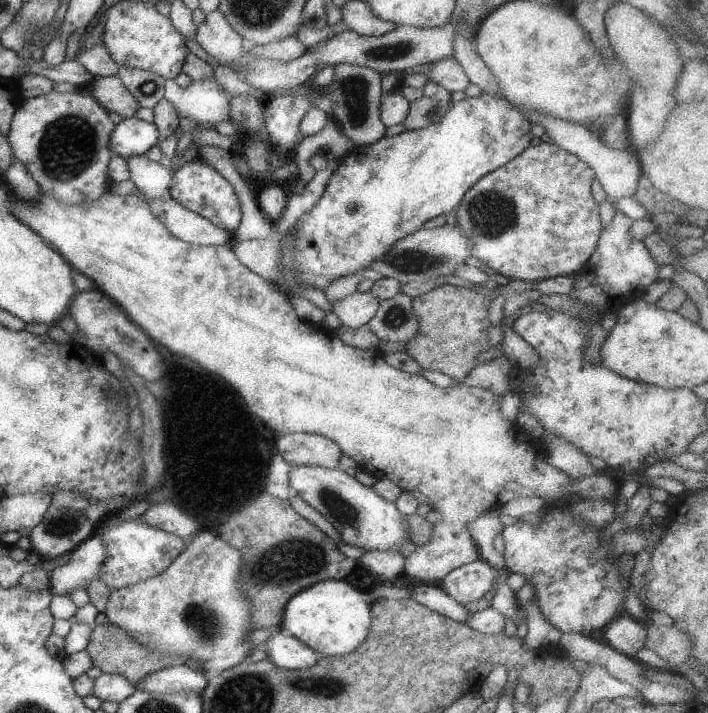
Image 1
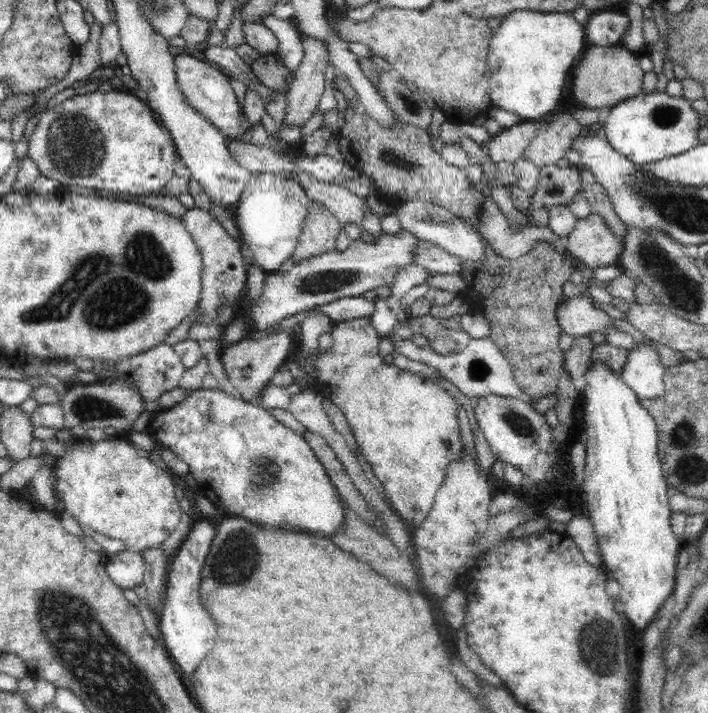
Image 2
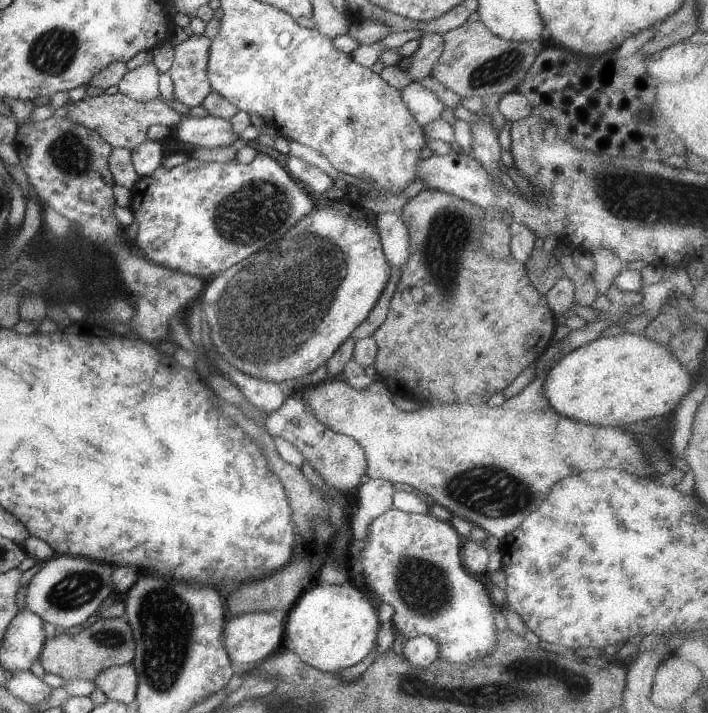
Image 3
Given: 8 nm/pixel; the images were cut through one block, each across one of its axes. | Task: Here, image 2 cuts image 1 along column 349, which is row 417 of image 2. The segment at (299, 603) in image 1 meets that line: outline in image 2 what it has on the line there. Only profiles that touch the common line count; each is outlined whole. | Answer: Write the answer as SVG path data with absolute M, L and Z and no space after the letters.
M594 359L591 362L591 365L589 365L582 377L580 387L584 391L584 424L586 424L584 430L586 466L585 481L582 488L583 506L588 518L592 521L593 531L596 535L602 555L602 567L609 577L616 579L620 583L620 586L622 586L617 598L621 602L620 606L622 606L622 610L625 611L628 620L632 622L632 626L634 626L636 630L644 632L644 629L648 627L650 622L652 622L664 601L674 592L675 578L678 575L678 571L676 571L676 562L678 552L680 552L682 545L682 541L676 539L676 535L671 529L672 511L668 502L668 483L666 482L666 479L664 479L662 462L660 462L658 454L658 429L656 429L656 421L654 421L654 417L642 407L642 404L634 391L628 388L628 385L622 381L620 374L614 373L602 359L598 359L597 361Z

